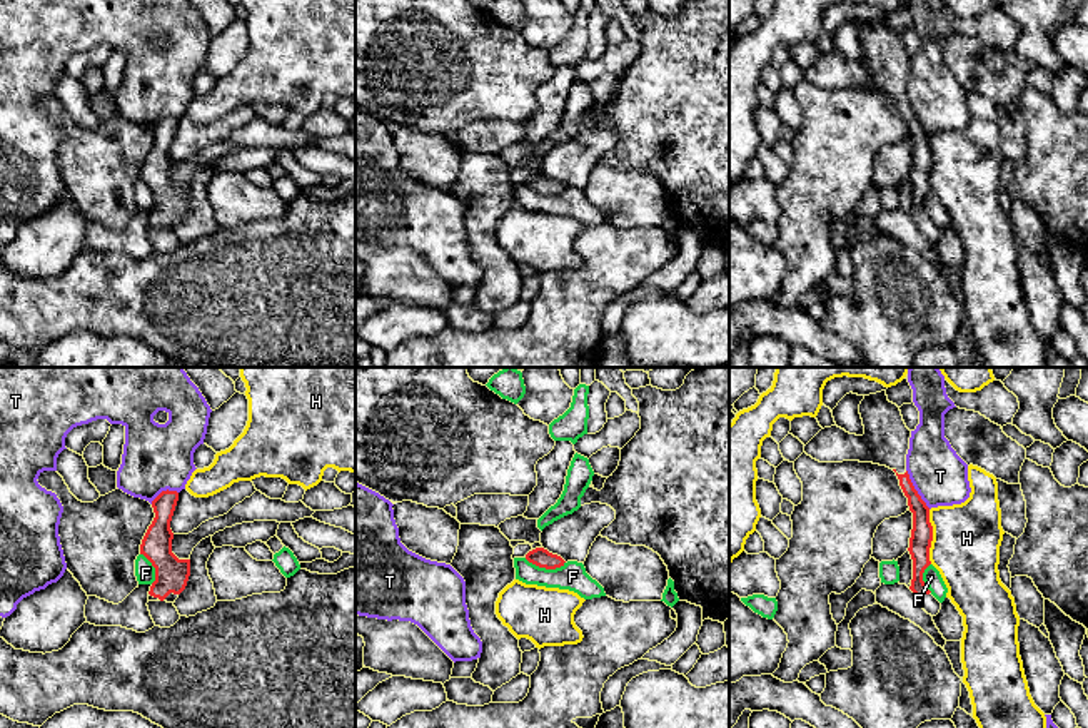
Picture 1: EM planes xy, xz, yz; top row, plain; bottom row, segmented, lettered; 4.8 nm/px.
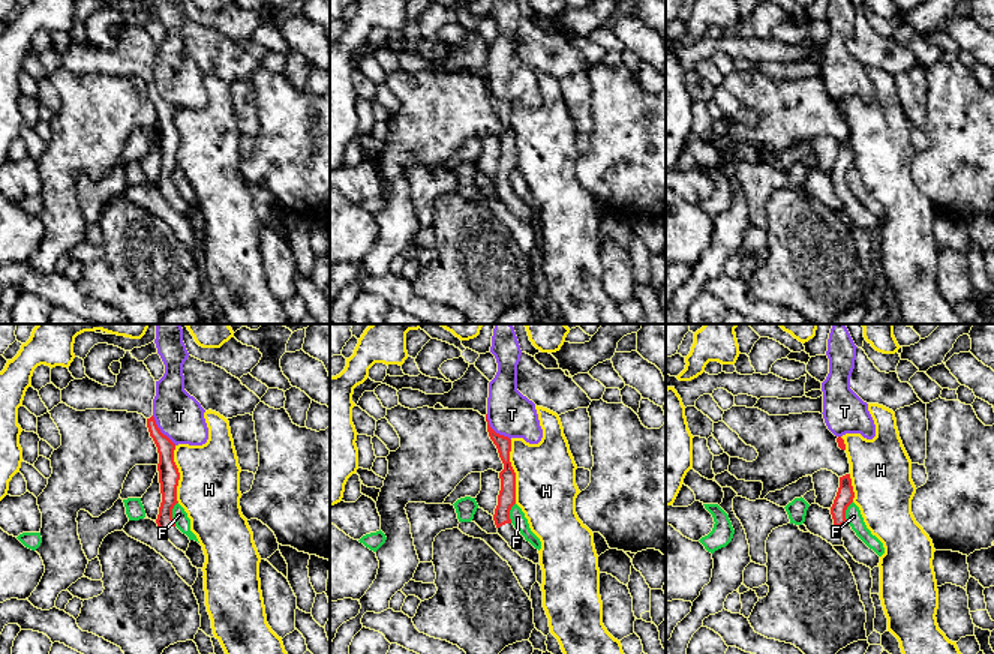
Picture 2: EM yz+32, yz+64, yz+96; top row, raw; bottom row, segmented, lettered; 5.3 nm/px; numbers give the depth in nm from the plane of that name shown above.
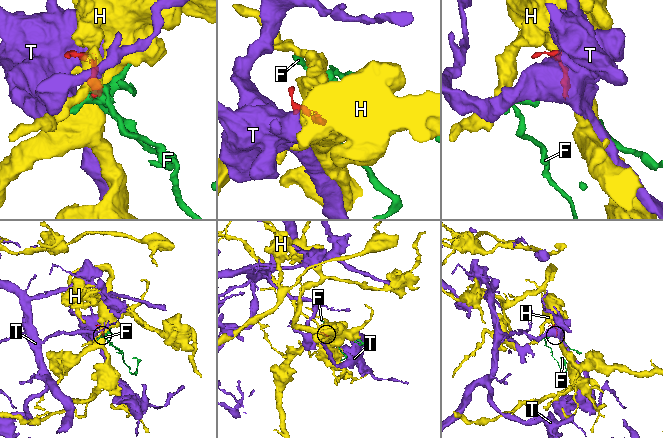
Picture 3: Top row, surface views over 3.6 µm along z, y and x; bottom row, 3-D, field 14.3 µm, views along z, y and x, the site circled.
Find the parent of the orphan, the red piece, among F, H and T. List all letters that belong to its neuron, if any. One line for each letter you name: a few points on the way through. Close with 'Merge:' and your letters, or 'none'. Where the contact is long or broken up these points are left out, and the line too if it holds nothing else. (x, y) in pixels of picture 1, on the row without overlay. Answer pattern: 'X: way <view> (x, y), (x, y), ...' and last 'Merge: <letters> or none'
Merge: none

